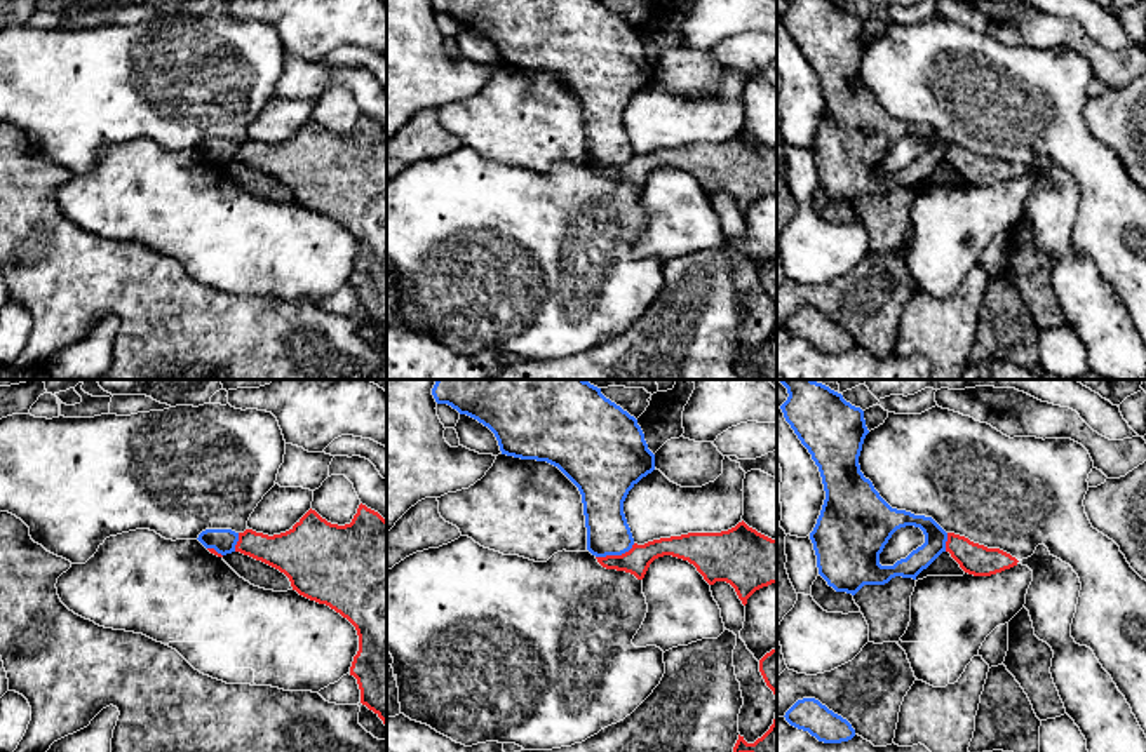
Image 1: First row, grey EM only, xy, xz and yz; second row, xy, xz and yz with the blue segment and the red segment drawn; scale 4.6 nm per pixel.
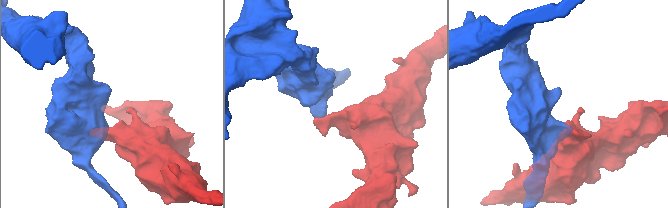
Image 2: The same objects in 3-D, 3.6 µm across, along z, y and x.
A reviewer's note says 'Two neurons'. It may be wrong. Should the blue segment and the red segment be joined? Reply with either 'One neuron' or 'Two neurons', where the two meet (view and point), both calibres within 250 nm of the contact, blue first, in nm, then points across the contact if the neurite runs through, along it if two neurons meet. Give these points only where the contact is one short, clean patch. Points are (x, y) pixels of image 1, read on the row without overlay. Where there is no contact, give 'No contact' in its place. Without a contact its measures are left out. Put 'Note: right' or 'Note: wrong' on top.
Note: right
Two neurons. Touches blue at xz (615, 164). Thickness 200 nm (blue) against 120 nm. Boundary: xz (634, 154), (620, 164), (596, 167)

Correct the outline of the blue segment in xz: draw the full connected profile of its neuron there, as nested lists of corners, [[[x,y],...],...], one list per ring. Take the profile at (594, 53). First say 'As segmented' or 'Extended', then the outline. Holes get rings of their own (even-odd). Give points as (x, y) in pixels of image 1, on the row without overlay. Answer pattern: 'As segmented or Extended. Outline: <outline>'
As segmented. Outline: [[[432,0],[432,5],[488,37],[502,64],[557,77],[582,104],[592,165],[632,158],[624,111],[655,80],[655,64],[637,30],[601,0]]]

